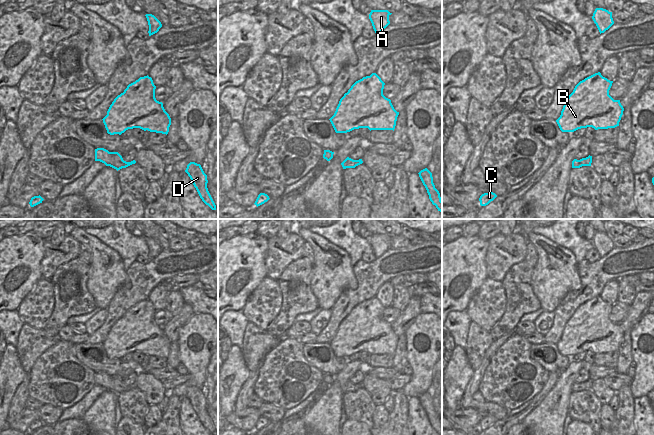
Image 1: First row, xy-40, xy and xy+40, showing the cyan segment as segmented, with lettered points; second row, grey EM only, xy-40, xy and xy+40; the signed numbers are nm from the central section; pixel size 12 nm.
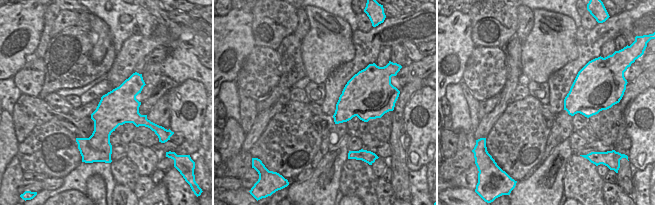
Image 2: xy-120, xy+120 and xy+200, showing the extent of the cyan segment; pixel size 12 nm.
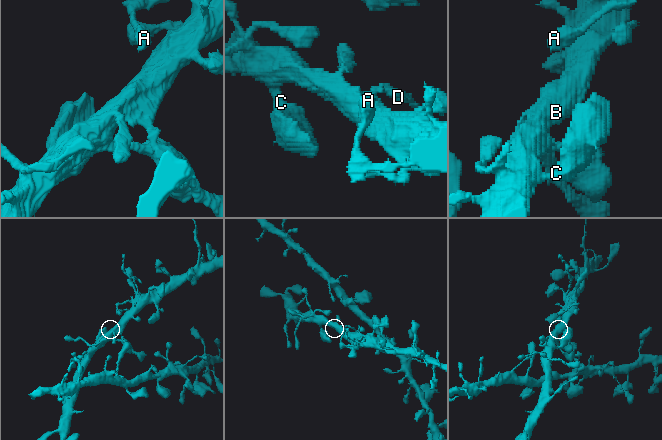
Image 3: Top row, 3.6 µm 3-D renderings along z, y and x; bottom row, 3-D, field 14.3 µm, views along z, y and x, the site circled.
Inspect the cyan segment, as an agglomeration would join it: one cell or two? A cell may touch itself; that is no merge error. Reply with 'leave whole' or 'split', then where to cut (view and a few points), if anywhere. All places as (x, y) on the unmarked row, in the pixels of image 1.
leave whole; no cut

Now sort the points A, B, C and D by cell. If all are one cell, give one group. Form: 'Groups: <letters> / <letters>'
Groups: A B C D.

